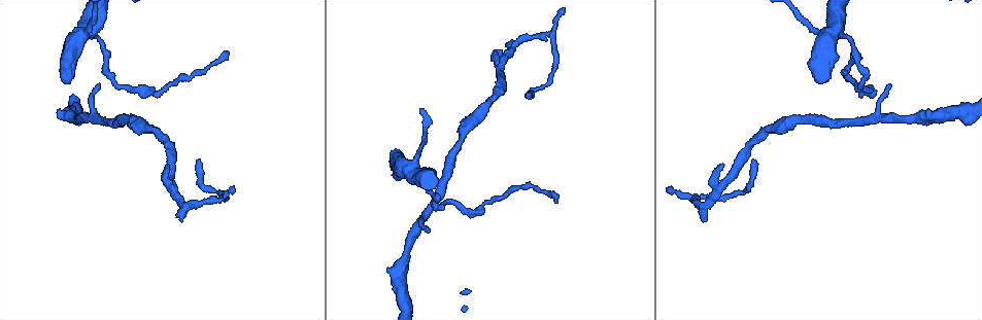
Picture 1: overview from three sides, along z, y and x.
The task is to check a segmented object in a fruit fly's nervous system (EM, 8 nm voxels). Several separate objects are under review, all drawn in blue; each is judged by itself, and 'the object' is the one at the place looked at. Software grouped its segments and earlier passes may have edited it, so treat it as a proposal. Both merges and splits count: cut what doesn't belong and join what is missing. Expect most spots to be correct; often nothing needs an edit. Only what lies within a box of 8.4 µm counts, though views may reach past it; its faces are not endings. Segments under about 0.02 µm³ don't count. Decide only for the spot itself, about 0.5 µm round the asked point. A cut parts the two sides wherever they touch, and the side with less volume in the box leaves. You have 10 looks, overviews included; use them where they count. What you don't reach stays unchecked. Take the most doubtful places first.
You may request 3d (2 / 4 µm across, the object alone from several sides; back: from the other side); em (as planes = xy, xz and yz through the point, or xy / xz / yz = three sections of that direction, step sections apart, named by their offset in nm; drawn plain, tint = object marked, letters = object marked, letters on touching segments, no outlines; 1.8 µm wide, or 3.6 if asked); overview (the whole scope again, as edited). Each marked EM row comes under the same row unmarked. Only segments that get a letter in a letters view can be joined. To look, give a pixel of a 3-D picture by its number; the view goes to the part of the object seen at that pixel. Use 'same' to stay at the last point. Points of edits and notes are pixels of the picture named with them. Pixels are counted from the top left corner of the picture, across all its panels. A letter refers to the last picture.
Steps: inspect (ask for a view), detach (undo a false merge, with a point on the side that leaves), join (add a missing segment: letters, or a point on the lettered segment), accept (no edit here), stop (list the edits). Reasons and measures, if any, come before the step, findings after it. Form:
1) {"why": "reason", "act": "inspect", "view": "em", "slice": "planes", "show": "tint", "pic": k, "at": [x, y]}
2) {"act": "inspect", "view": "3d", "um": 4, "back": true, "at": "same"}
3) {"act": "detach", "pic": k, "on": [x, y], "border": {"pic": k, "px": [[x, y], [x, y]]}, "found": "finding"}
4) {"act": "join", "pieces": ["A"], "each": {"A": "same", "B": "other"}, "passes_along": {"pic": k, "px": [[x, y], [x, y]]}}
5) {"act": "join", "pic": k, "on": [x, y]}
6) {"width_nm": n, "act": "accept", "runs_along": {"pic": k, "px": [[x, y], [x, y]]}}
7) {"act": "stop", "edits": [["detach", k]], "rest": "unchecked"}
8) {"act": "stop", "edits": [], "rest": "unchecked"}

{"why": "abrupt turn", "act": "inspect", "view": "3d", "um": 2, "pic": 1, "at": [219, 200]}

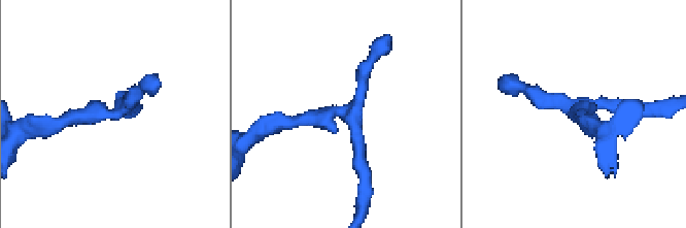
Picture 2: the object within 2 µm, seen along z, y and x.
{"act": "inspect", "view": "em", "um": 3.6, "slice": "xy", "step": 4, "show": "tint", "pic": 2, "at": [345, 117]}

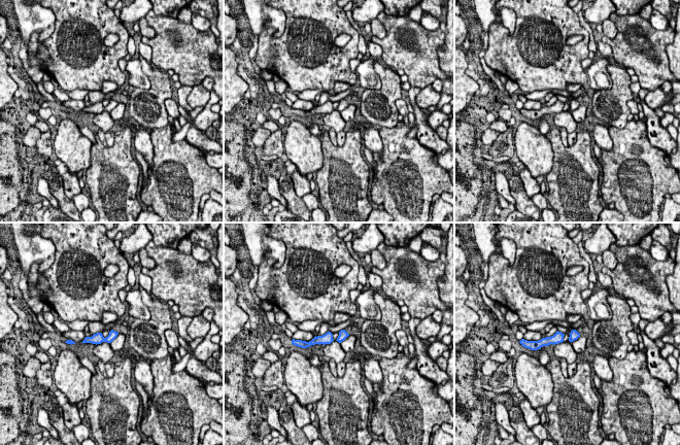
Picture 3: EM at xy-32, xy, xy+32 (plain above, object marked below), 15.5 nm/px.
{"why": "what lies round it", "act": "inspect", "view": "em", "um": 3.6, "slice": "xy", "step": 4, "show": "letters", "at": "same"}

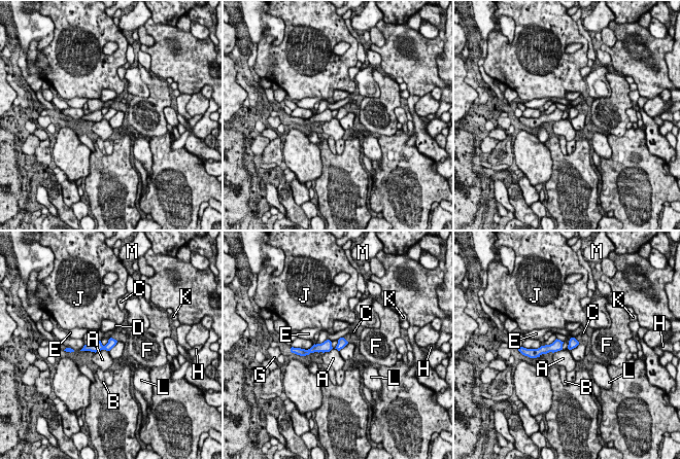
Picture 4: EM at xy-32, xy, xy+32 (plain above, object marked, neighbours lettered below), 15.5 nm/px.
{"act": "accept", "each": {"A": "other", "B": "other", "C": "other", "D": "other", "E": "other", "F": "other", "G": "other", "H": "other", "J": "other", "K": "other", "L": "other", "M": "other"}, "border": {"pic": 4, "px": [[338, 340], [338, 343], [332, 348]]}, "found": "one neuron here"}

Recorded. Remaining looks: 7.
{"why": "an open end", "act": "inspect", "view": "em", "slice": "planes", "show": "letters", "pic": 1, "at": [719, 164]}

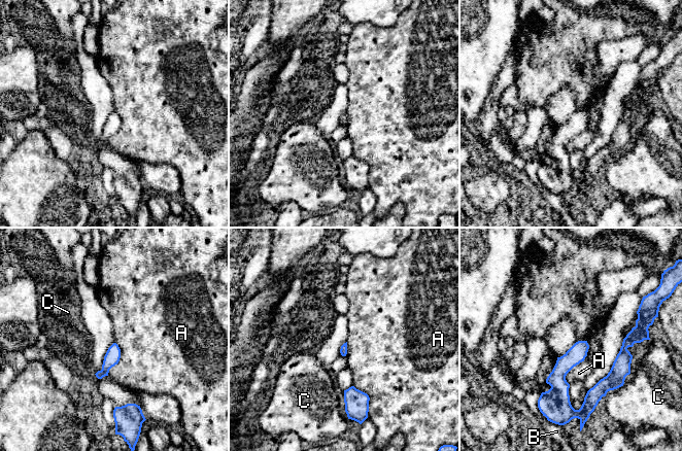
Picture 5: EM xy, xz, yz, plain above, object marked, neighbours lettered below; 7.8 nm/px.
{"act": "accept", "each": {"A": "other", "B": "other", "C": "other"}, "runs_along": {"pic": 5, "px": [[584, 343], [559, 371], [564, 404]]}, "found": "none of them fits"}

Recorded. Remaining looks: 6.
{"act": "inspect", "view": "em", "slice": "planes", "show": "tint", "pic": 1, "at": [919, 118]}

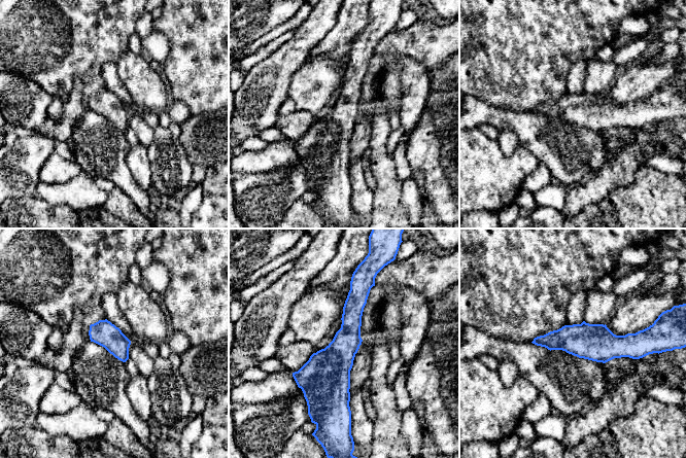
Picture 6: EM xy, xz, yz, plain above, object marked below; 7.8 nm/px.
{"act": "inspect", "view": "em", "slice": "planes", "show": "letters", "at": "same"}

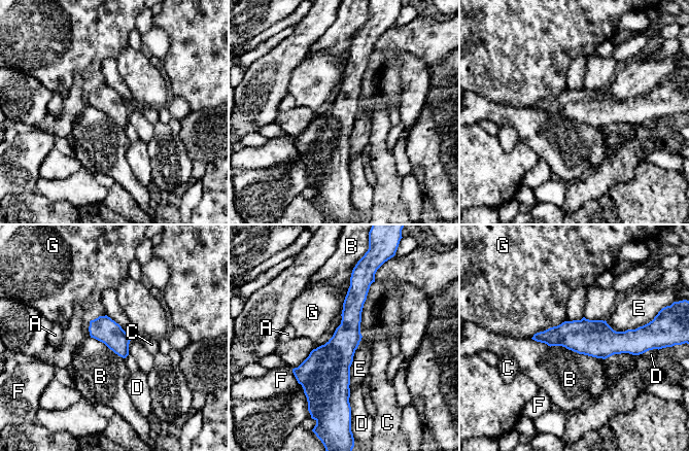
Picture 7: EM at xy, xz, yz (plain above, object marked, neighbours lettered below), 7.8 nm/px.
{"act": "accept", "each": {"A": "other", "B": "other", "C": "other", "D": "other", "E": "other", "F": "other", "G": "other"}, "runs_along": {"pic": 7, "px": [[636, 335], [630, 338], [536, 337]]}, "found": "continuous, no second neuron"}

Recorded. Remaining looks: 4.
{"why": "free end", "act": "inspect", "view": "em", "slice": "xz", "step": 4, "show": "tint", "pic": 1, "at": [229, 55]}

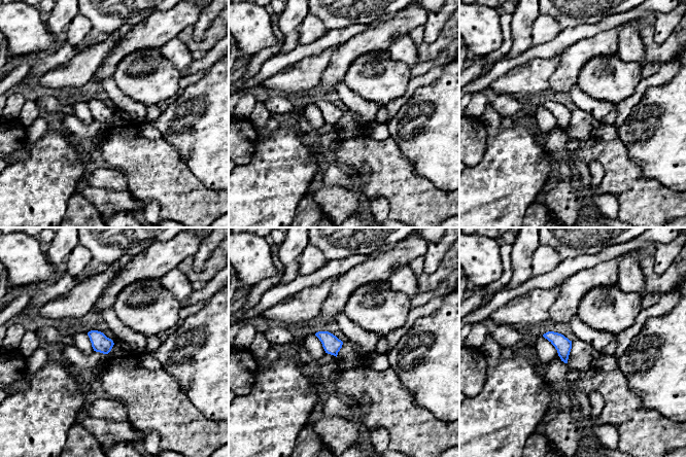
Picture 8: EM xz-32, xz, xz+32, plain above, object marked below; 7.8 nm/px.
{"act": "inspect", "view": "em", "slice": "xy", "step": 4, "show": "letters", "at": "same"}

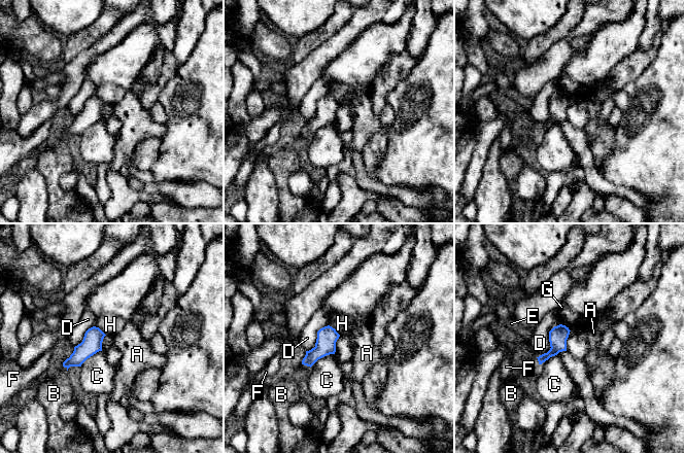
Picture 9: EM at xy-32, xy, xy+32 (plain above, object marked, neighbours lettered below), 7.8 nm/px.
{"act": "accept", "each": {"A": "other", "B": "other", "C": "other", "D": "other", "E": "other", "F": "other", "G": "other", "H": "other"}, "border": {"pic": 9, "px": [[329, 324], [340, 335]]}, "found": "none of them fits"}

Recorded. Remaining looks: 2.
{"act": "stop", "edits": [], "rest": "unchecked"}

